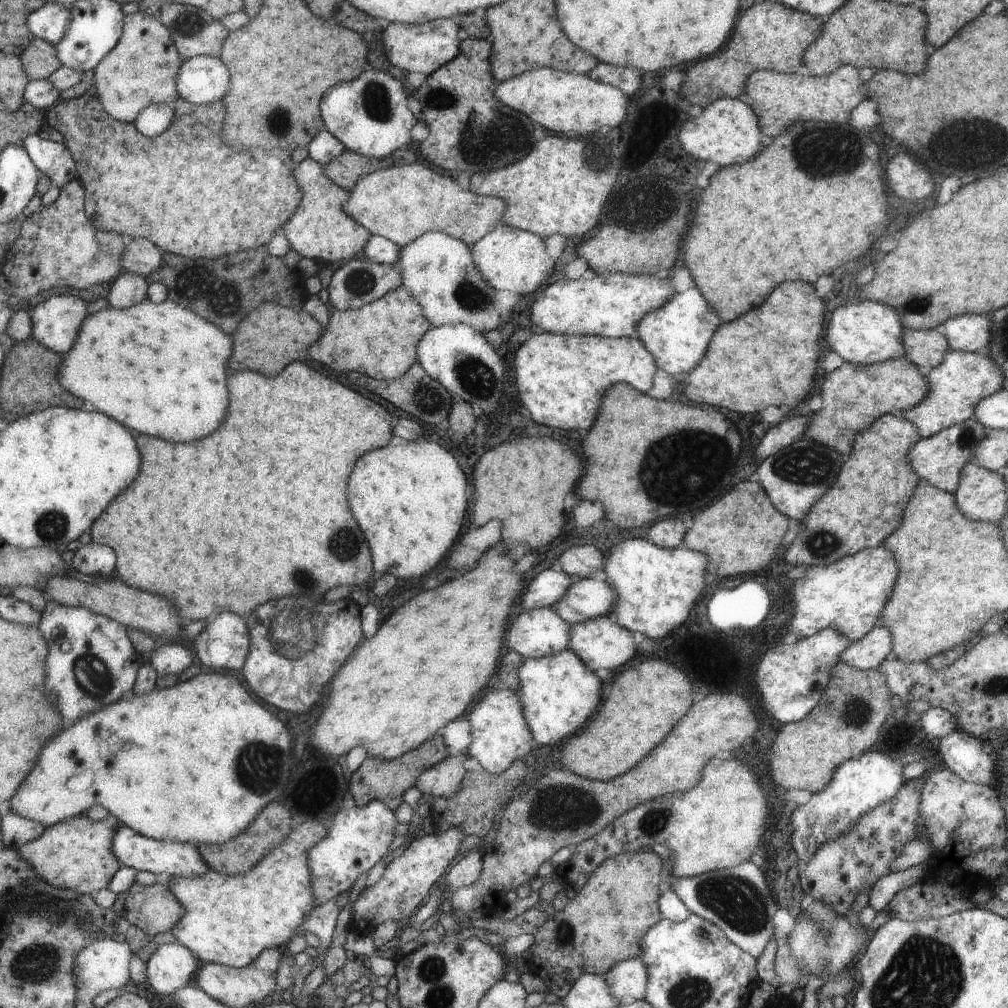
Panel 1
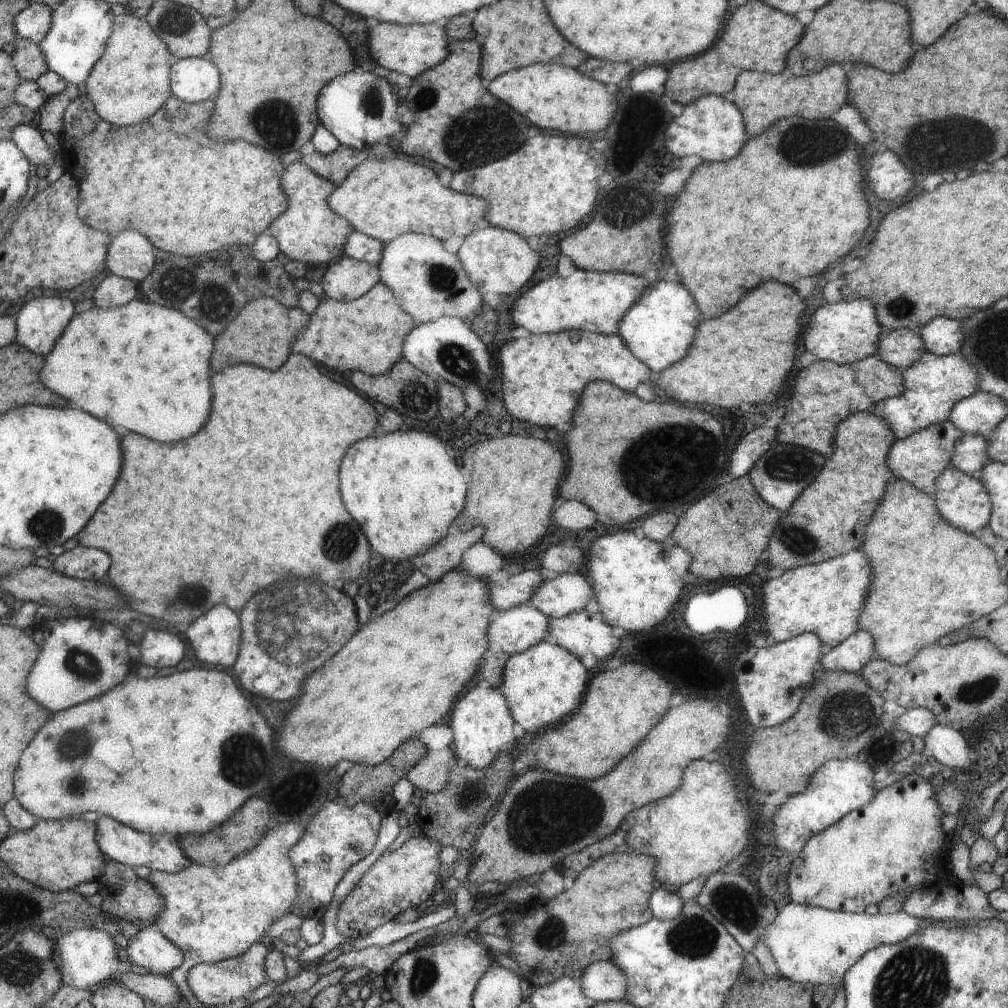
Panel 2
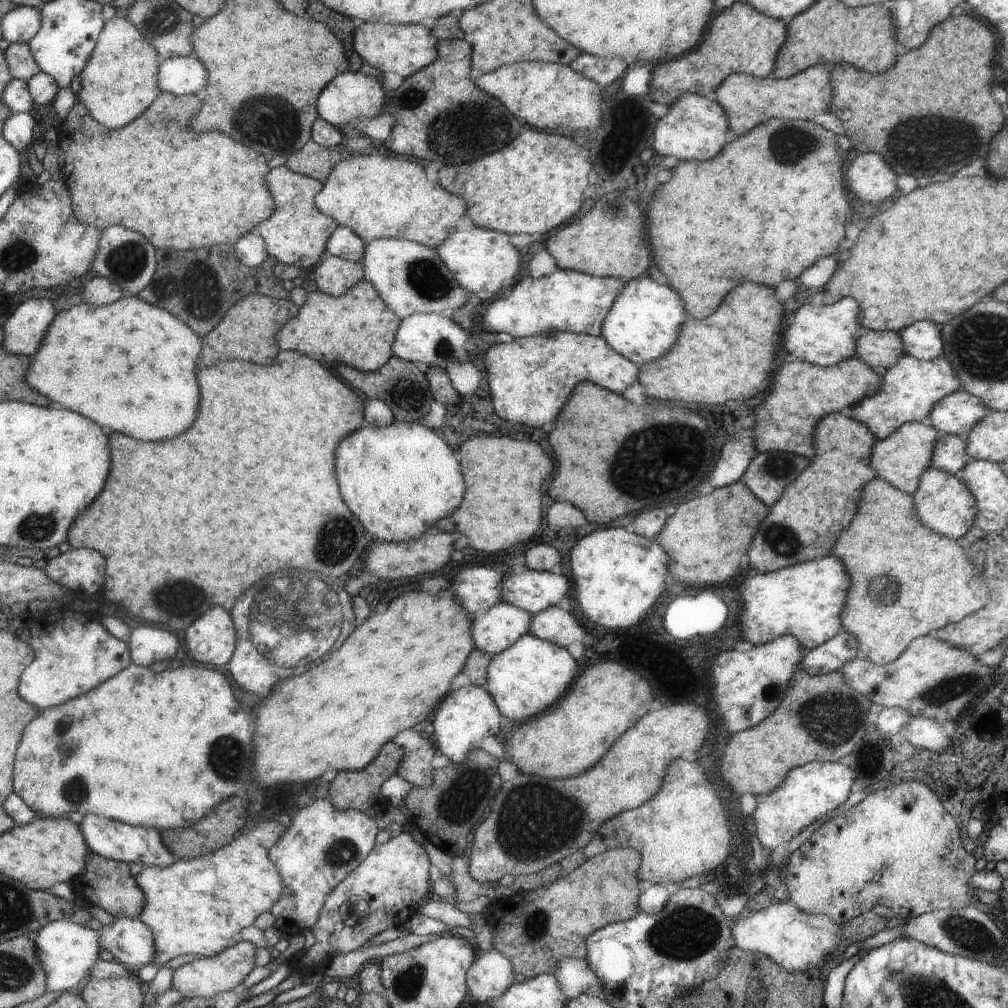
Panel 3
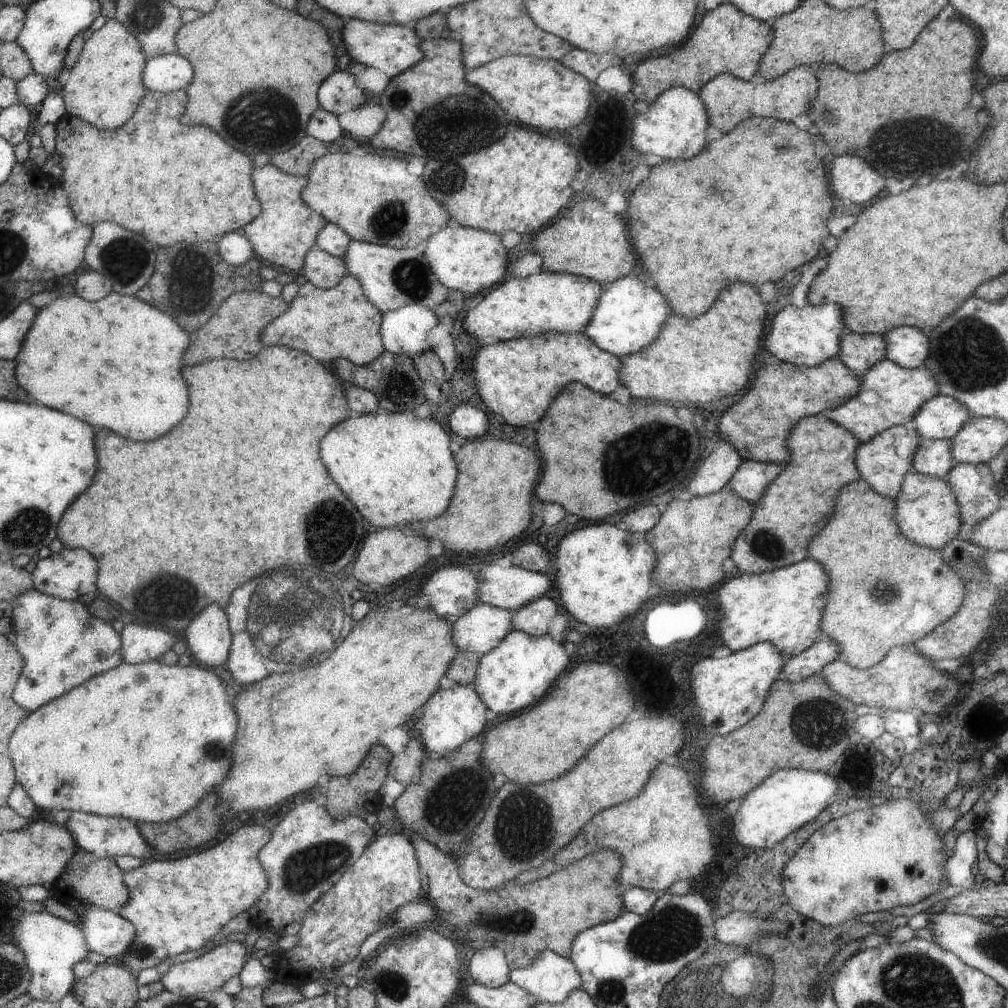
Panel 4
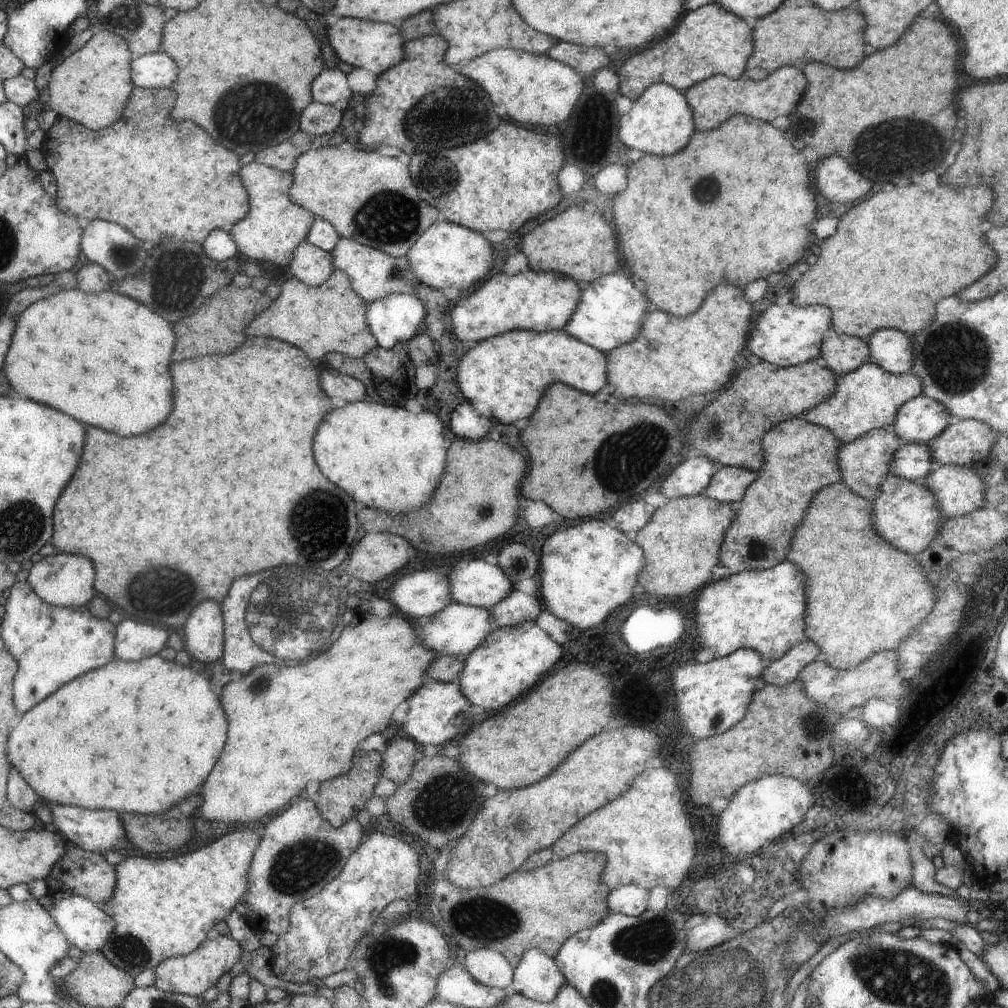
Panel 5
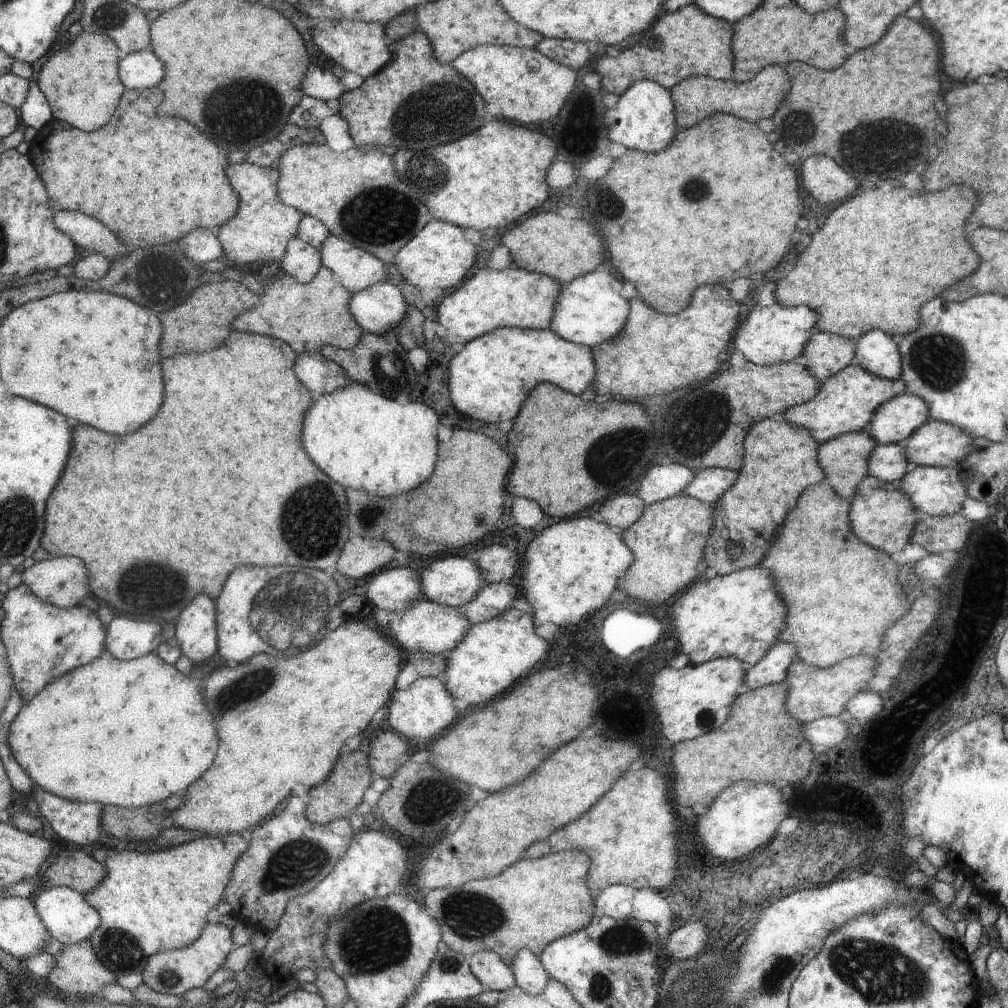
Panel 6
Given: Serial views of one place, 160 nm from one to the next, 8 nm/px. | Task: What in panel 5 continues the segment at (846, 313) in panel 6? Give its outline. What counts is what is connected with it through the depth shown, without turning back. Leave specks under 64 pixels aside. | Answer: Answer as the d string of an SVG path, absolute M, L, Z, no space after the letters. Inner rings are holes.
M909 184L869 195L849 208L843 206L845 214L838 216L837 234L823 242L819 260L795 282L791 302L798 307L819 304L828 307L832 334L867 340L877 329L897 329L914 337L935 320L937 301L956 295L995 266L996 251L983 242L979 230L991 200L993 194L987 186L937 186L935 190L921 190Z

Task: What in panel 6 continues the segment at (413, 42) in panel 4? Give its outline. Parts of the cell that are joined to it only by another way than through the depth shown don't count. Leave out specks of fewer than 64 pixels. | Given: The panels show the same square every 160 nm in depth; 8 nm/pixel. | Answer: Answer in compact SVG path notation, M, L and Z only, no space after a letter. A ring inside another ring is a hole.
M319 20L313 27L312 41L321 53L327 55L334 64L341 66L345 71L351 71L362 79L383 69L391 60L391 51L388 49L387 35L384 27L378 22L352 20Z

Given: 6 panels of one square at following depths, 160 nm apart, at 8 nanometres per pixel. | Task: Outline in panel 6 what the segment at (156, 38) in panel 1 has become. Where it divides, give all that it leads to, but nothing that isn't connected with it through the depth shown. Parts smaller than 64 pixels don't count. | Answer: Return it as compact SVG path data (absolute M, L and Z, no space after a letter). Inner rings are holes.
M82 32L68 48L59 50L57 54L51 56L39 72L37 81L51 103L54 118L69 122L85 132L93 132L105 126L105 122L113 118L121 96L128 89L120 77L120 60L123 55L120 46L113 38L104 34Z

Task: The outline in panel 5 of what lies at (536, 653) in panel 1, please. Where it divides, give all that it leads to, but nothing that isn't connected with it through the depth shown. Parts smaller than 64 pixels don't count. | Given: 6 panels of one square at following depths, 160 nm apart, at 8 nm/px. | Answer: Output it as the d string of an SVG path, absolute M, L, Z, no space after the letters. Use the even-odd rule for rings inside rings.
M451 602L445 608L432 615L431 623L419 627L419 638L426 647L434 650L437 655L458 655L466 658L480 642L497 628L488 610L471 605Z

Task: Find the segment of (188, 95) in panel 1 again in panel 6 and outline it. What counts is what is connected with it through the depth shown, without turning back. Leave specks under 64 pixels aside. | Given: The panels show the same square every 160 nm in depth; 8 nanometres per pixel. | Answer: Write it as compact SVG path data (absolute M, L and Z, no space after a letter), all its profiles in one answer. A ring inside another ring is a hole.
M147 50L124 54L120 60L120 77L128 89L157 87L163 78L163 64L157 60L157 54Z

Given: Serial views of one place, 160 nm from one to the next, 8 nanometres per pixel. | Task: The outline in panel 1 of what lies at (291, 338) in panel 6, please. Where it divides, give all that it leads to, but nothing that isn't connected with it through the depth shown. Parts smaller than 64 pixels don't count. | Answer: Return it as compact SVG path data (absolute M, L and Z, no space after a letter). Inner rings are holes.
M401 286L368 305L346 310L329 307L328 312L328 322L321 337L308 347L309 358L337 372L355 370L379 381L400 378L401 374L408 373L416 362L416 346L433 328L425 319L420 304L412 298L409 290Z

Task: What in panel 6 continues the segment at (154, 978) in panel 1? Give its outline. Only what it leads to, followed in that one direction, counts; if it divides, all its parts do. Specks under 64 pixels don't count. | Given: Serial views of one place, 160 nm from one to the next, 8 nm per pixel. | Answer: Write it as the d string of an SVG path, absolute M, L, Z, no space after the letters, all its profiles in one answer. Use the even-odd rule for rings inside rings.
M41 885L33 898L38 913L48 926L49 932L65 946L91 939L93 933L101 926L100 911L87 902L86 895L71 887L61 886L49 889Z

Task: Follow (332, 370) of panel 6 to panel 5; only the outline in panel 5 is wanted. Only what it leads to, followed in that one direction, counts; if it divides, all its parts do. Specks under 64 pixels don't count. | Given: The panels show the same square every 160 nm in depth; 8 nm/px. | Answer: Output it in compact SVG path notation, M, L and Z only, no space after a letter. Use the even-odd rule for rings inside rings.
M322 370L321 376L321 386L329 398L354 403L366 397L364 386L354 378L341 373L331 374L326 370Z

